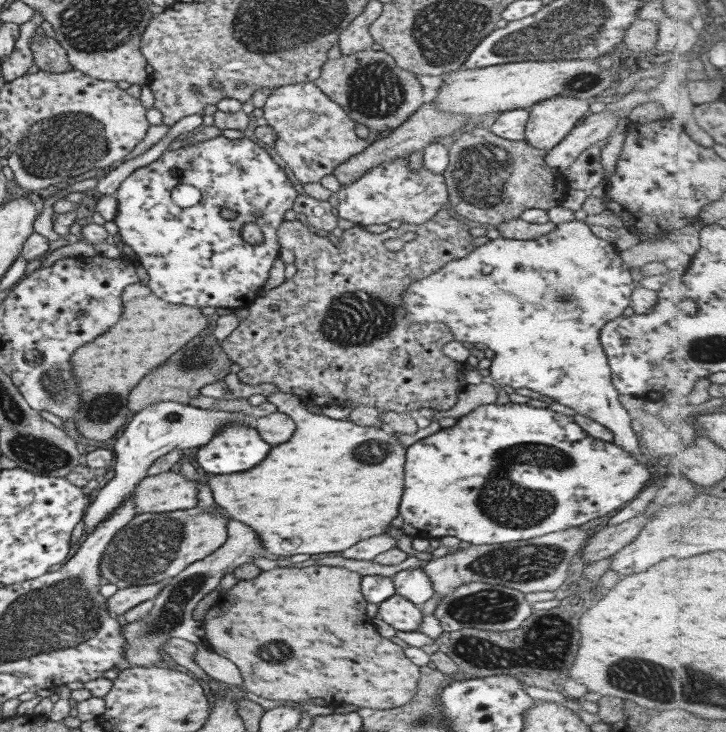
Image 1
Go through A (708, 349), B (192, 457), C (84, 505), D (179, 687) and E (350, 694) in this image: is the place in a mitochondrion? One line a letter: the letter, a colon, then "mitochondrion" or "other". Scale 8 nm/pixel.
A: mitochondrion
B: other
C: other
D: other
E: other

